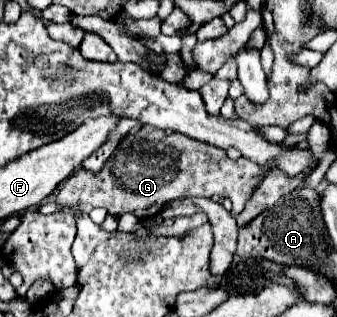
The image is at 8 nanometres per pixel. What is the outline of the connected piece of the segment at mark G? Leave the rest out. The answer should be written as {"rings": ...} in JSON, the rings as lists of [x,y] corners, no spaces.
{"rings":[[[144,125],[136,135],[126,137],[116,147],[100,171],[94,173],[80,167],[74,175],[70,175],[58,191],[56,201],[68,207],[80,201],[78,205],[86,213],[94,207],[104,207],[108,215],[114,217],[134,213],[140,219],[150,219],[174,199],[218,195],[230,197],[236,209],[234,215],[238,215],[266,175],[266,169],[244,157],[232,161],[222,149],[202,145],[200,141],[190,141],[190,137],[182,137],[180,133],[166,135],[162,129]]]}

